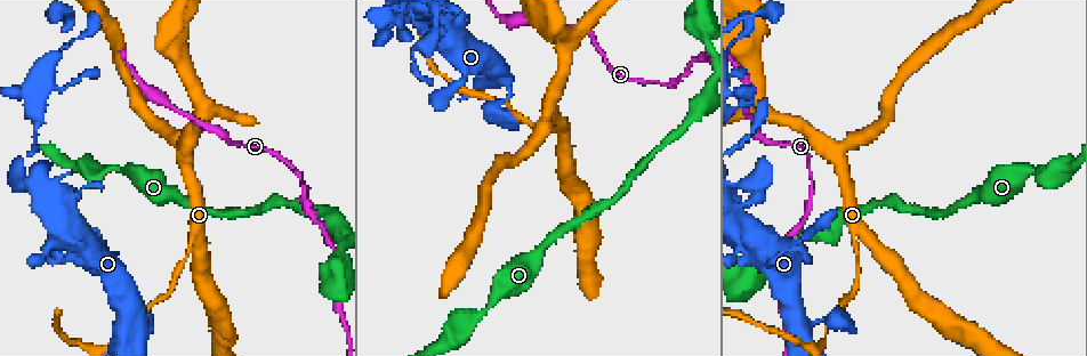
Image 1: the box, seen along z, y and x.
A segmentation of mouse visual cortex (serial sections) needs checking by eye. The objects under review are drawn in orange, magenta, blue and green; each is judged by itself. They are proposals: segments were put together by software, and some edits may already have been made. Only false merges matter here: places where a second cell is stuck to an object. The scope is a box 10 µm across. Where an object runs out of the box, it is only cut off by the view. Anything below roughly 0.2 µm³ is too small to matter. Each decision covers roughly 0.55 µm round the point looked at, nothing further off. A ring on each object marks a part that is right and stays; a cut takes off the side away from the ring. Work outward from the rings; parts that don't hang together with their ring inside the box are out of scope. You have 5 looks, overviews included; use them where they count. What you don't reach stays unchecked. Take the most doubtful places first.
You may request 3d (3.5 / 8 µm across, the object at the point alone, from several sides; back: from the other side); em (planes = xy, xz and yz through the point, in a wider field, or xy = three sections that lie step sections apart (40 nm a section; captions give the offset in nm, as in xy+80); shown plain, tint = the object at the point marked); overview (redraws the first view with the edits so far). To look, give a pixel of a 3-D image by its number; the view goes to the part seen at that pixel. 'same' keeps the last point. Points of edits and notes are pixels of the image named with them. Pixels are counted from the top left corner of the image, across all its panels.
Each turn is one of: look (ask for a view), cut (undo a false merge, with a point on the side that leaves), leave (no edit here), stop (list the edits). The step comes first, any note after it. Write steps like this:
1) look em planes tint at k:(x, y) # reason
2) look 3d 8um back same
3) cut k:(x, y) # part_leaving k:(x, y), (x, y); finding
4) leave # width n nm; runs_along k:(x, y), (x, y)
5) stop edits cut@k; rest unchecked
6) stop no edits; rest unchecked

look 3d 3.5um at 1:(183, 263) # a narrow waist

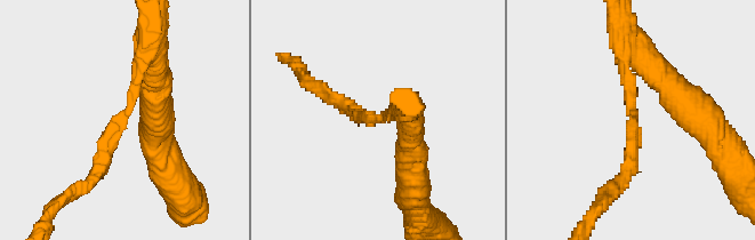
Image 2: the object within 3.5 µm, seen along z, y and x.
look em xy step 2 tint at 2:(634, 118) # arm_widths 200, 200 nm

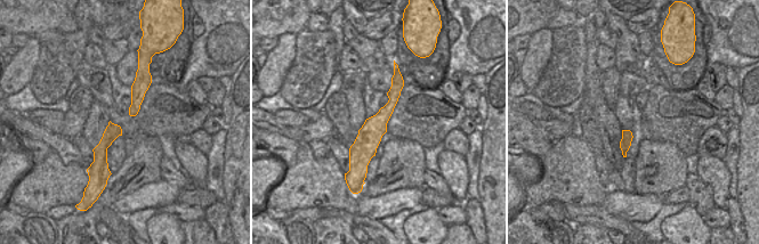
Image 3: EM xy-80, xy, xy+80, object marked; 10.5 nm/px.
leave # runs_along 3:(396, 73), (361, 164); one cell here

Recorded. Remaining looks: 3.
look 3d 3.5um at 1:(464, 328) # calibre changes

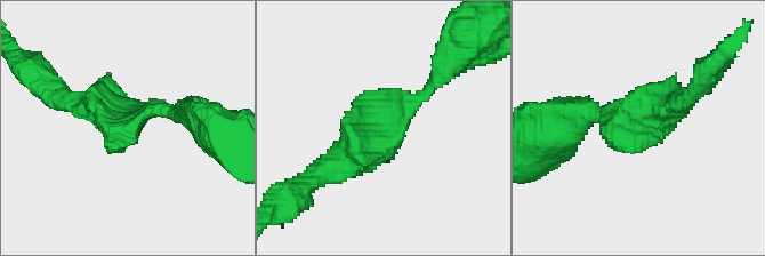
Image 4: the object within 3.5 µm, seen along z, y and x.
look em xy step 1 tint at 4:(388, 127) # now the EM

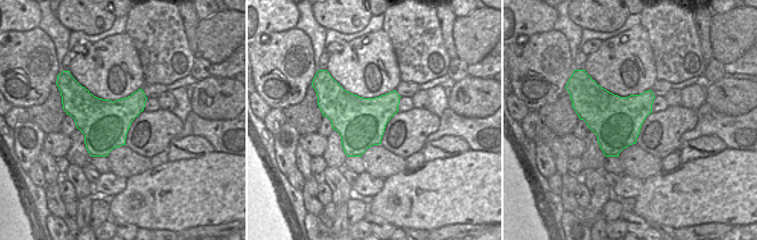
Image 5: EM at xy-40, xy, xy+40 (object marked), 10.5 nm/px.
leave # runs_along 4:(440, 74), (348, 162), (327, 168); one cell here

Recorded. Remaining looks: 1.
stop no edits; rest unchecked

